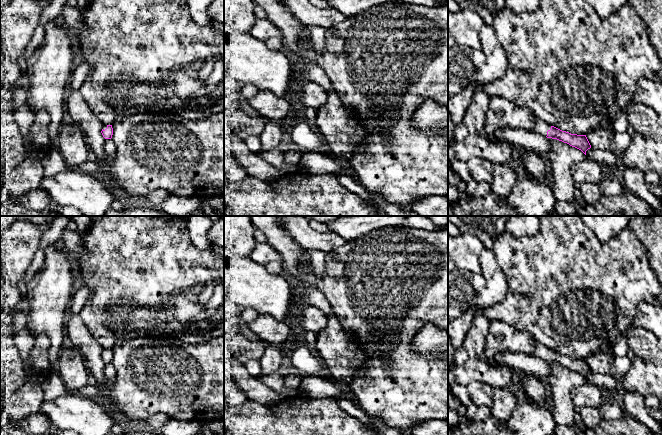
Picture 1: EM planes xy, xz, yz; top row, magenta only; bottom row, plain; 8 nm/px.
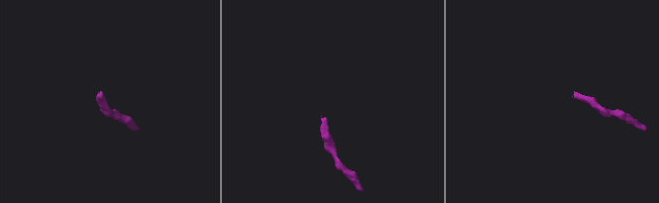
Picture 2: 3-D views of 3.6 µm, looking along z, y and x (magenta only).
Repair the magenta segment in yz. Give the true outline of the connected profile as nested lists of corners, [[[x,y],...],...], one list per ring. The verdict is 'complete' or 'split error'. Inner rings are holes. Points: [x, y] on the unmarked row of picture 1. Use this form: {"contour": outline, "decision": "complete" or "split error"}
{"contour": [[[534,341],[533,343],[533,354],[547,362],[557,363],[567,367],[572,371],[581,374],[585,379],[586,375],[591,372],[586,359],[577,359],[562,355],[537,341]]], "decision": "split error"}

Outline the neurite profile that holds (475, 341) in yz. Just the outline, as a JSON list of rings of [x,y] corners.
[[[478,308],[463,343],[470,358],[483,358],[490,324],[491,321],[484,315],[482,309]]]

